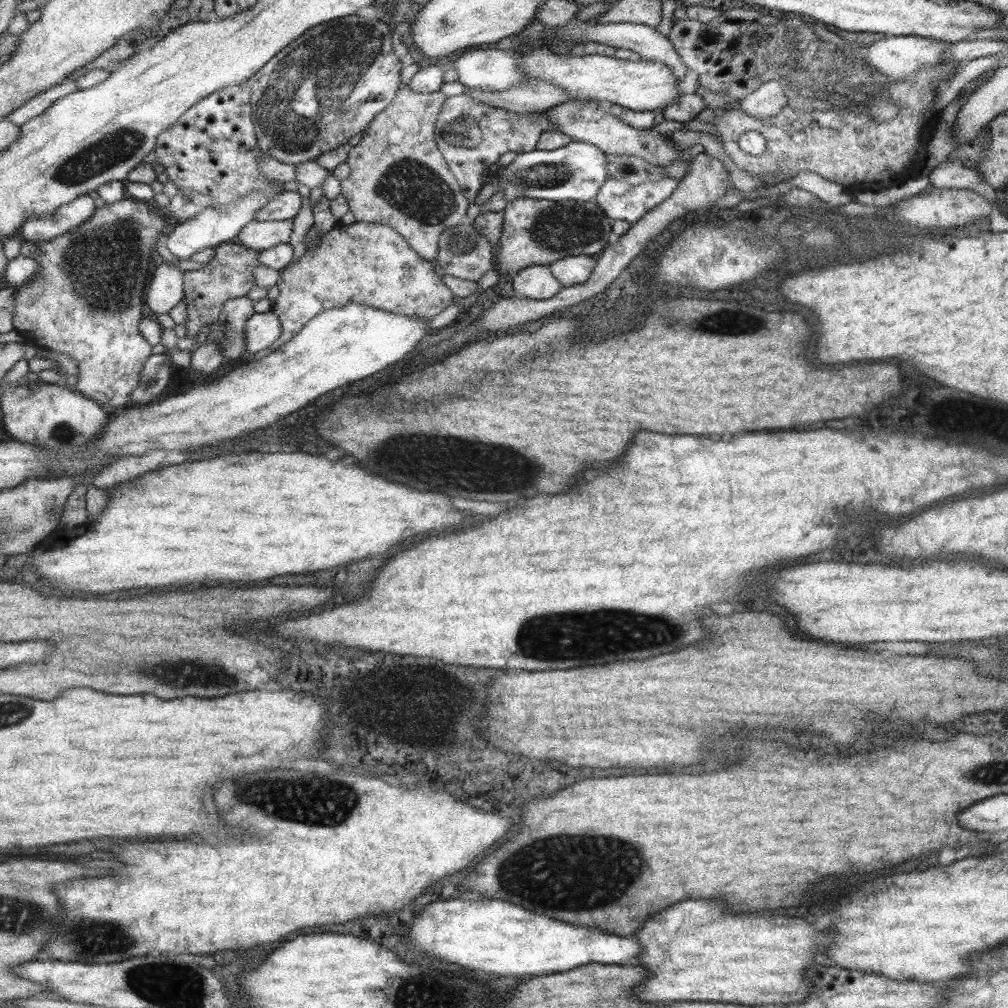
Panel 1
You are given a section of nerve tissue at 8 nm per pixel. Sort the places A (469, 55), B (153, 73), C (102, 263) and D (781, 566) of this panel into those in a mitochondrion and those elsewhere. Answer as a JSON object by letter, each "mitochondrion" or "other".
{"A":"other","B":"other","C":"mitochondrion","D":"other"}

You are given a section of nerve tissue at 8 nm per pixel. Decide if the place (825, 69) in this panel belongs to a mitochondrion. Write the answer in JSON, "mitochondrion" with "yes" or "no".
{"mitochondrion":"yes"}

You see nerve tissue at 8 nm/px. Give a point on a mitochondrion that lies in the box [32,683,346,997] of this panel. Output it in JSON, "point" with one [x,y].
{"point":[77,942]}

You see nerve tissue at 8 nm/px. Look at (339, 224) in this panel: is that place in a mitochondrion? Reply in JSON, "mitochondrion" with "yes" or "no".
{"mitochondrion":"no"}

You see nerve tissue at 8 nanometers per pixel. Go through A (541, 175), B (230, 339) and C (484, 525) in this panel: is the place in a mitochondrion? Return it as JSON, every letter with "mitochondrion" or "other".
{"A":"mitochondrion","B":"mitochondrion","C":"other"}

